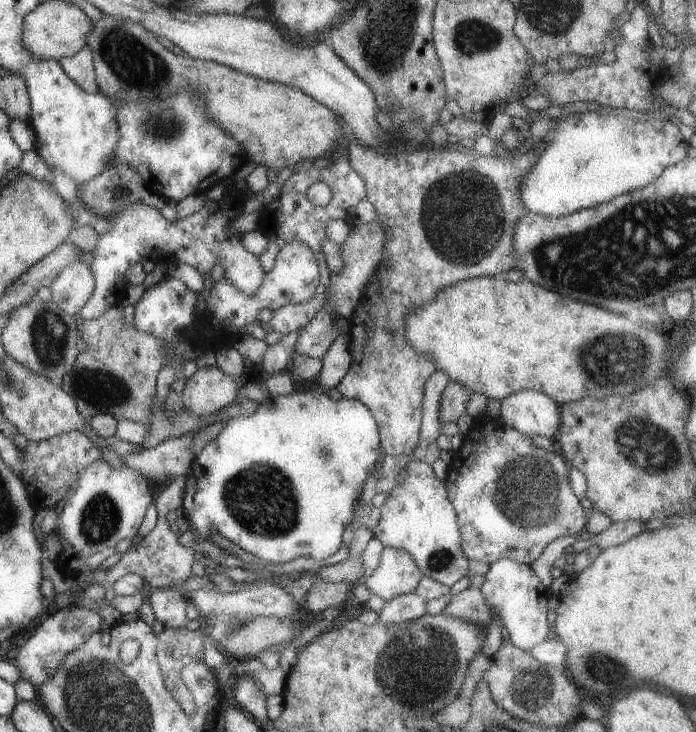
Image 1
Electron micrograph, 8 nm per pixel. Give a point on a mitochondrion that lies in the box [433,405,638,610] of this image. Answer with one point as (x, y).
(528, 492)

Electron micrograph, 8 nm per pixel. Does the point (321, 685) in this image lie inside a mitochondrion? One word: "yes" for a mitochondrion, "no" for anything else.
no

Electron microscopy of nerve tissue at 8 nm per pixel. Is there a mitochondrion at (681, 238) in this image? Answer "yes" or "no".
yes

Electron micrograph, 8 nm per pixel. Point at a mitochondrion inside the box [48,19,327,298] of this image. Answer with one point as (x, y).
(141, 71)

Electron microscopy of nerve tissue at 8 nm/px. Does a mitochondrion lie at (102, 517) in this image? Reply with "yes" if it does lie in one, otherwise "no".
yes

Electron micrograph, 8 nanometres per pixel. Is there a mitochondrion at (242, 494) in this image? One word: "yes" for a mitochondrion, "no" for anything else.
yes

